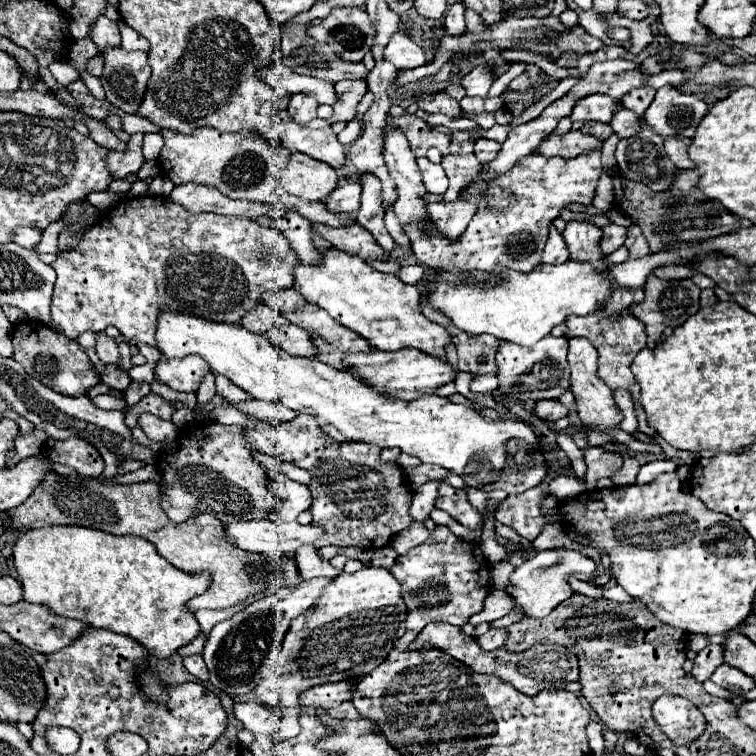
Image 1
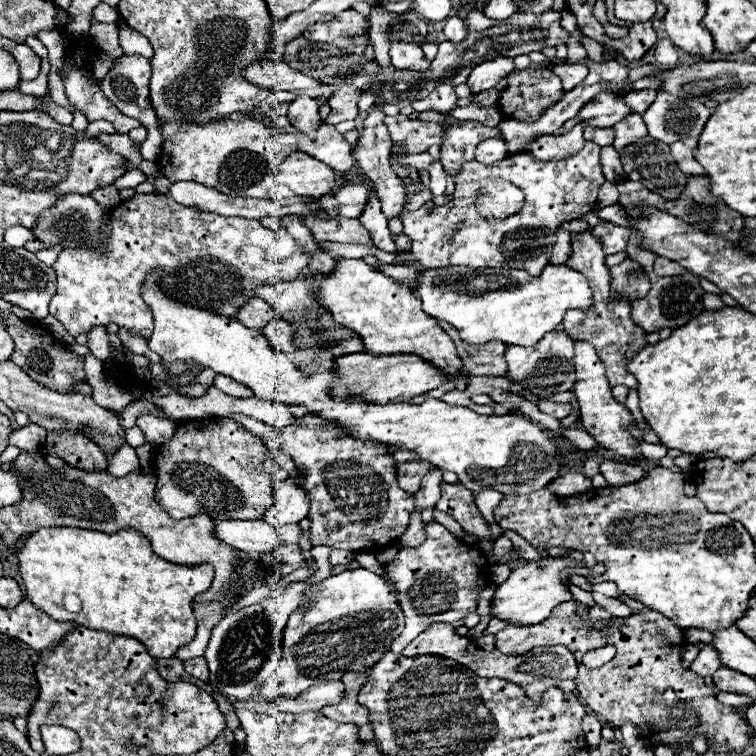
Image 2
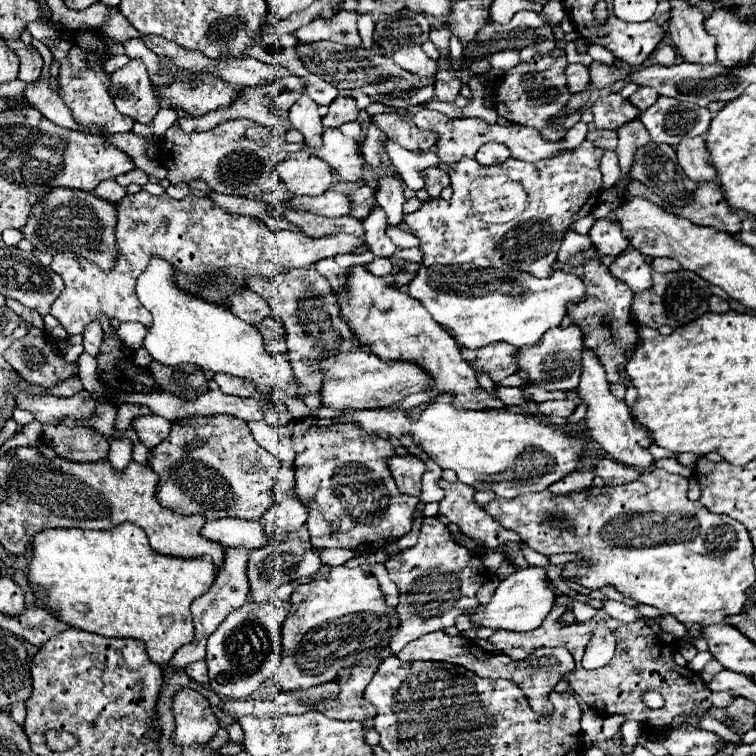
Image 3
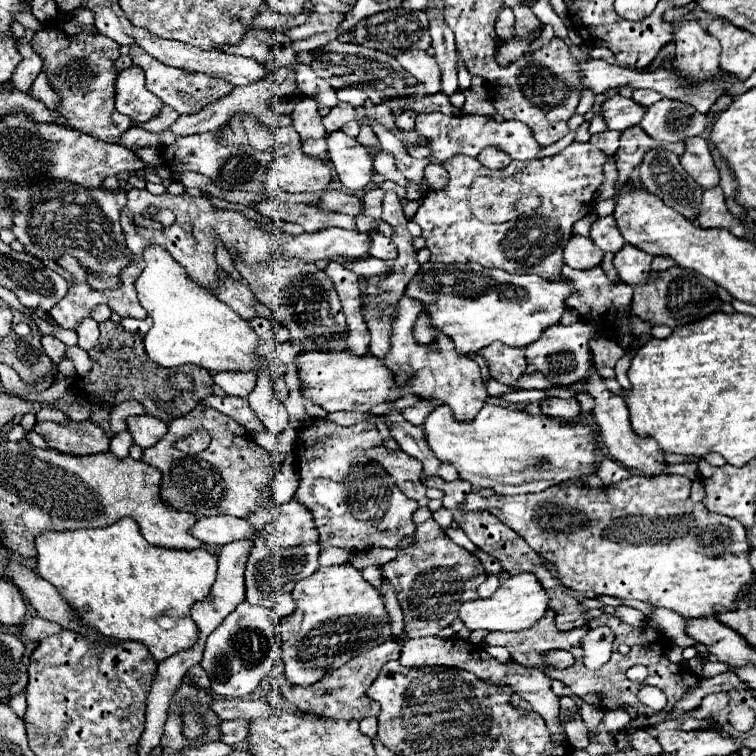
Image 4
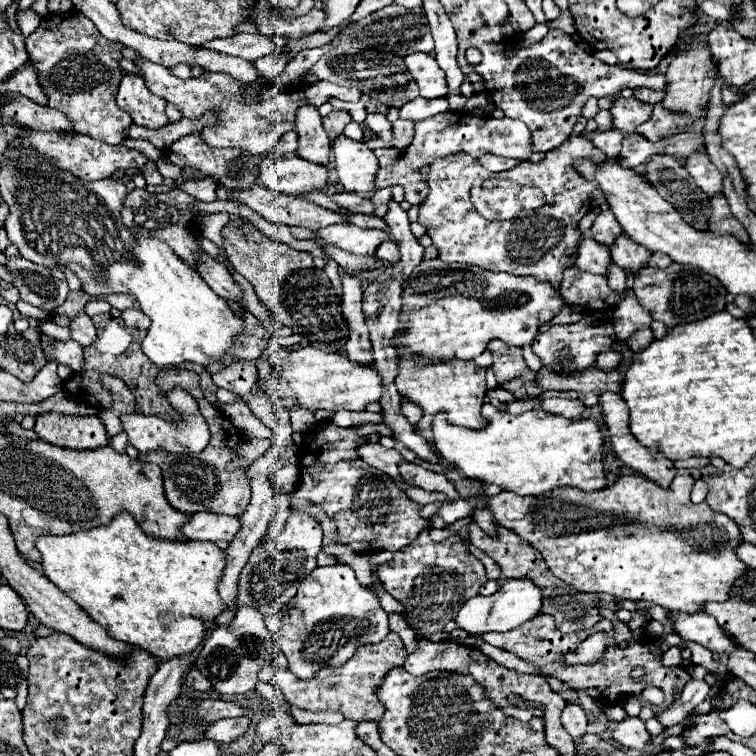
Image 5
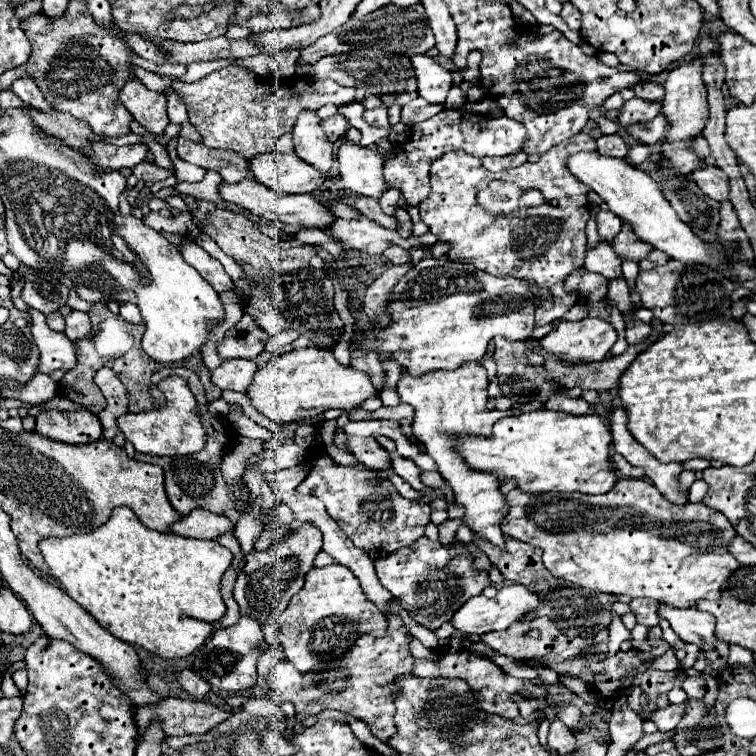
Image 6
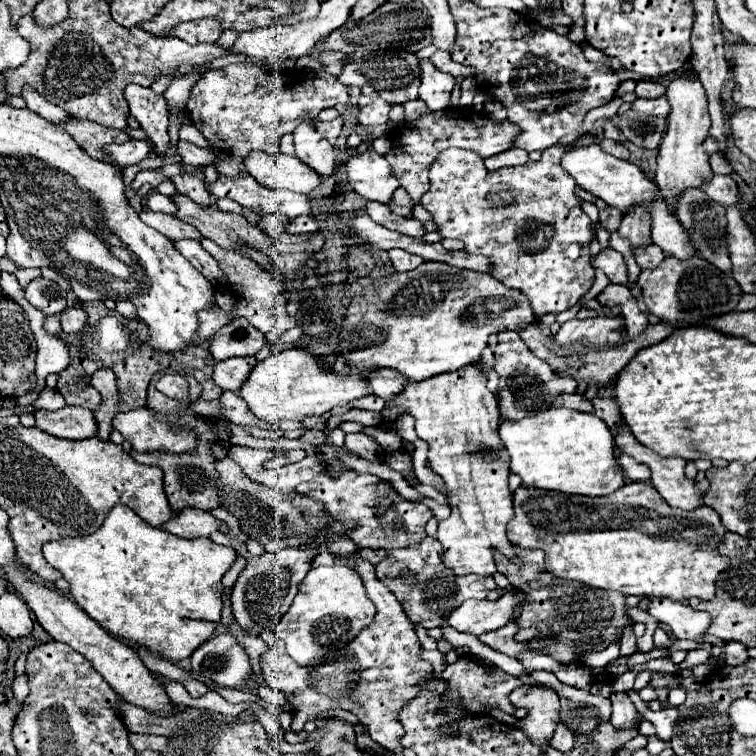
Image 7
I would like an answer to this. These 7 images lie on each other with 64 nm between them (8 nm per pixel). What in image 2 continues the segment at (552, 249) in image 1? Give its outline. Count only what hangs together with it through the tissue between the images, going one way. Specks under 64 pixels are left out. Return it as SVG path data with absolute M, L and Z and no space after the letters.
M558 230L558 242L552 248L550 264L566 264L570 254L572 254L572 234L566 230Z

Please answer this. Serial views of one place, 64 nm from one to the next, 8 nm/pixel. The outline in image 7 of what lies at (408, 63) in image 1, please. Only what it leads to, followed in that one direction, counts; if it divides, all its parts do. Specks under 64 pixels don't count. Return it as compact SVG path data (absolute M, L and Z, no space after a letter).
M420 60L422 66L422 84L420 84L420 100L426 102L430 110L444 110L450 106L450 94L454 90L454 76L440 72L428 60Z

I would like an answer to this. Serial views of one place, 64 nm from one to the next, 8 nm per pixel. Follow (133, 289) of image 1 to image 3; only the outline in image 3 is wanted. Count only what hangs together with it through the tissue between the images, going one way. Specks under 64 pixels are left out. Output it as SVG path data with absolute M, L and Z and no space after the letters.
M144 190L138 194L126 194L120 200L116 238L120 256L112 272L104 272L72 252L58 252L54 256L52 268L62 276L66 288L52 304L50 314L68 334L82 334L86 324L94 322L100 312L108 318L118 318L120 322L140 322L150 328L152 316L140 304L134 286L152 256L160 256L176 268L176 282L182 290L208 302L226 304L230 294L244 288L244 280L250 274L270 276L282 274L290 268L308 268L316 260L352 254L356 248L366 244L364 236L348 236L342 232L322 238L310 238L302 232L288 230L272 232L262 220L230 214L210 198L186 196L184 200L174 200L168 194L152 196Z

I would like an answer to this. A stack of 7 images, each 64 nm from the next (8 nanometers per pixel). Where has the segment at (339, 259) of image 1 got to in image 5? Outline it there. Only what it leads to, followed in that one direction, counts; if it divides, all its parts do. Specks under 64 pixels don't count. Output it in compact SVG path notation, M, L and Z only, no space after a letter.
M402 354L398 356L396 388L400 396L422 408L422 418L416 422L414 428L420 428L420 432L424 432L424 440L428 440L428 444L434 444L432 420L440 412L448 412L446 420L450 424L464 428L484 428L484 424L488 424L480 414L480 408L486 398L486 370L476 366L474 360L454 360L450 364L426 364L422 368L410 354Z

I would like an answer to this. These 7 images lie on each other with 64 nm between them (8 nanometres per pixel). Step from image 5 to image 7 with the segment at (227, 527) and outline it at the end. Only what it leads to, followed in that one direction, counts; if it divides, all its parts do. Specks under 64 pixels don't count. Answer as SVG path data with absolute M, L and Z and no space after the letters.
M188 508L184 512L178 512L168 522L162 524L162 530L180 538L210 536L218 528L220 528L220 520L216 520L210 512L198 508Z

